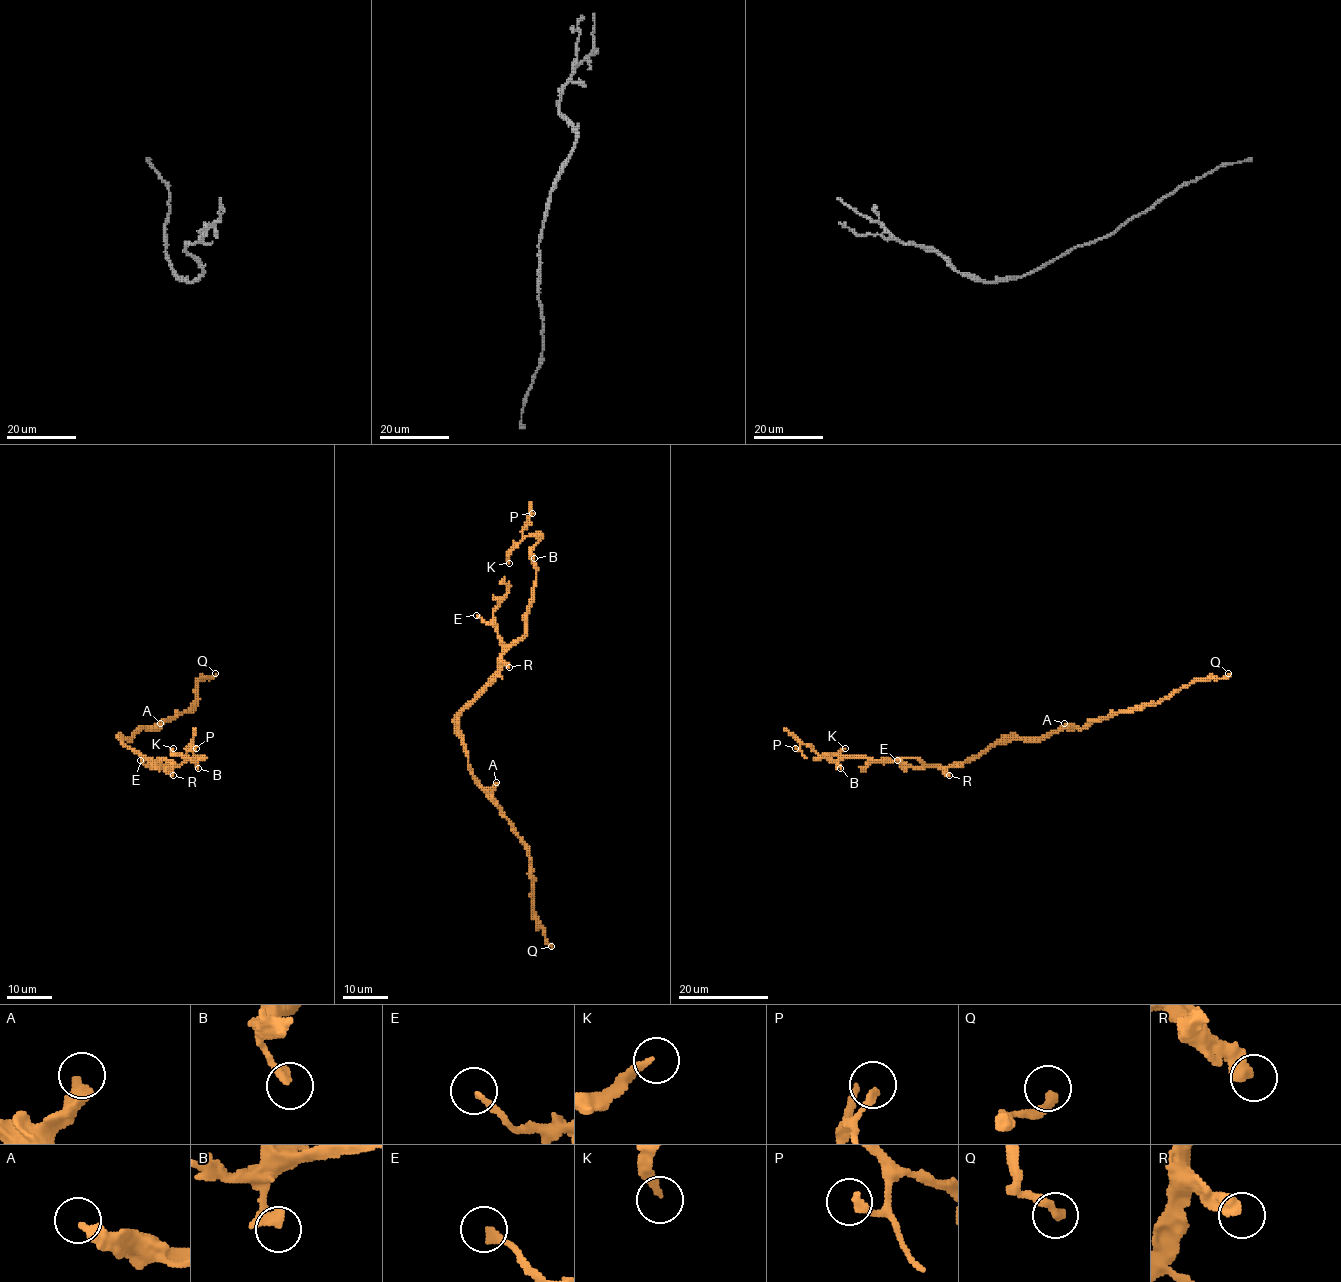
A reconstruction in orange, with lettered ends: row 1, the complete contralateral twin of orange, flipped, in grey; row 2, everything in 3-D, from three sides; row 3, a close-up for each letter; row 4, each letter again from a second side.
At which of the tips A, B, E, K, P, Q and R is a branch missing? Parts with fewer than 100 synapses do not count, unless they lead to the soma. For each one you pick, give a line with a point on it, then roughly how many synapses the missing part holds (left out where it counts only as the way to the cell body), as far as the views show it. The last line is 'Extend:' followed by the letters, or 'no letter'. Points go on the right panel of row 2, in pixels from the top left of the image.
Extend: no letter

